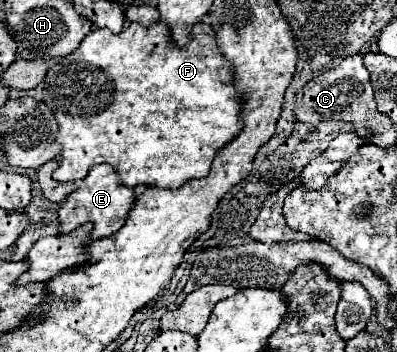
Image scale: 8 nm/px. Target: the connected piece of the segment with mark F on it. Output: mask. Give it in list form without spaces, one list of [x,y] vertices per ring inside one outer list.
[[[131,22],[119,34],[95,28],[75,52],[47,72],[43,84],[37,86],[33,94],[37,98],[41,96],[59,120],[57,142],[63,150],[59,168],[53,172],[57,182],[81,180],[91,166],[107,162],[115,166],[123,184],[129,188],[181,188],[192,178],[207,176],[216,152],[243,128],[243,100],[235,88],[235,70],[219,52],[215,36],[193,36],[187,46],[177,46],[171,42],[171,32],[165,22],[157,22],[151,28]]]

